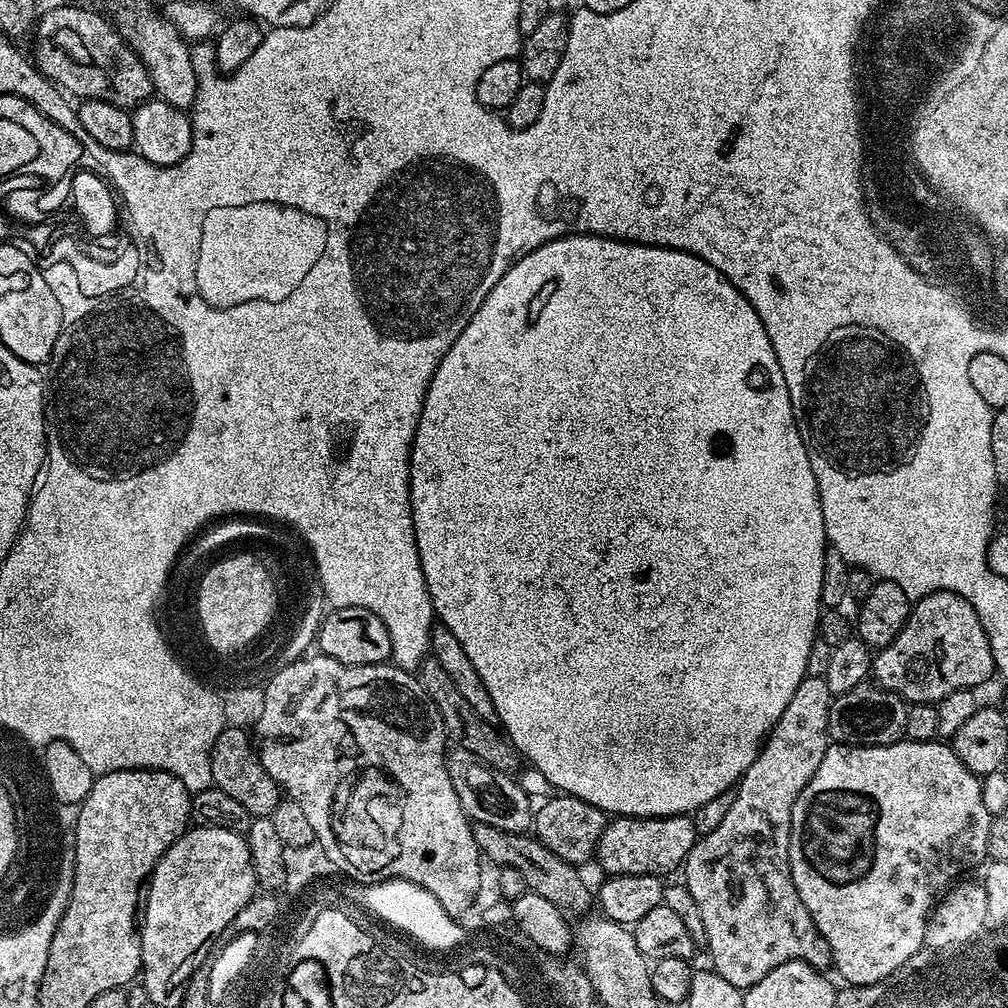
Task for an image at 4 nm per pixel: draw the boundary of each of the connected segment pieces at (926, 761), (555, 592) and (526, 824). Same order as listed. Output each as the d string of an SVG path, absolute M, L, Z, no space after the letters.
M901 738L894 744L883 744L877 748L862 748L850 744L833 743L822 758L822 762L818 766L818 770L814 770L814 778L810 778L810 782L802 790L802 794L798 794L798 802L794 802L794 810L792 811L792 833L790 834L790 866L792 867L792 877L794 878L794 886L798 890L798 894L802 898L802 902L806 906L806 910L810 910L810 918L814 918L814 922L818 926L818 930L826 938L826 942L832 948L832 961L835 971L840 971L840 976L852 986L862 984L874 984L879 980L887 978L891 972L898 971L912 955L921 951L925 947L924 943L924 927L928 925L928 917L937 903L938 897L960 876L963 872L968 872L971 868L979 869L985 863L988 855L987 835L990 834L990 824L993 816L986 810L986 806L982 802L982 790L980 789L981 777L976 776L966 767L962 761L957 758L956 752L947 743L937 742L936 740L927 740L926 742L914 742L907 738Z
M565 234L557 240L547 240L542 246L528 252L502 274L502 278L476 306L474 318L458 334L454 346L442 358L434 378L428 383L428 393L422 406L416 434L412 438L412 454L408 458L408 489L412 495L412 534L416 537L418 558L424 571L424 581L432 599L435 619L445 624L462 642L466 658L474 662L478 678L486 686L494 702L496 720L513 748L524 756L561 793L577 796L592 803L607 814L616 816L683 816L695 813L702 802L718 798L727 788L733 787L754 762L762 741L779 720L786 702L798 690L798 682L805 678L807 656L811 644L818 637L818 625L822 605L822 572L826 537L824 519L814 470L810 470L810 458L802 442L802 434L796 425L790 402L790 390L786 390L786 378L778 366L774 346L750 302L727 278L701 256L695 256L673 248L658 248L655 244L637 244L613 240L610 236Z
M459 746L447 753L447 765L454 794L458 794L458 802L469 820L515 833L527 833L533 827L534 812L531 807L528 809L528 796L512 781L511 775L495 772L491 766L470 754L470 750Z

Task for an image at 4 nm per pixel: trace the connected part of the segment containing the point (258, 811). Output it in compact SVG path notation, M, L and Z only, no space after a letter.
M225 727L212 747L210 766L212 767L212 783L230 798L234 798L254 818L271 817L272 812L282 799L282 789L270 774L266 774L266 766L262 766L260 753L253 737L243 727Z

